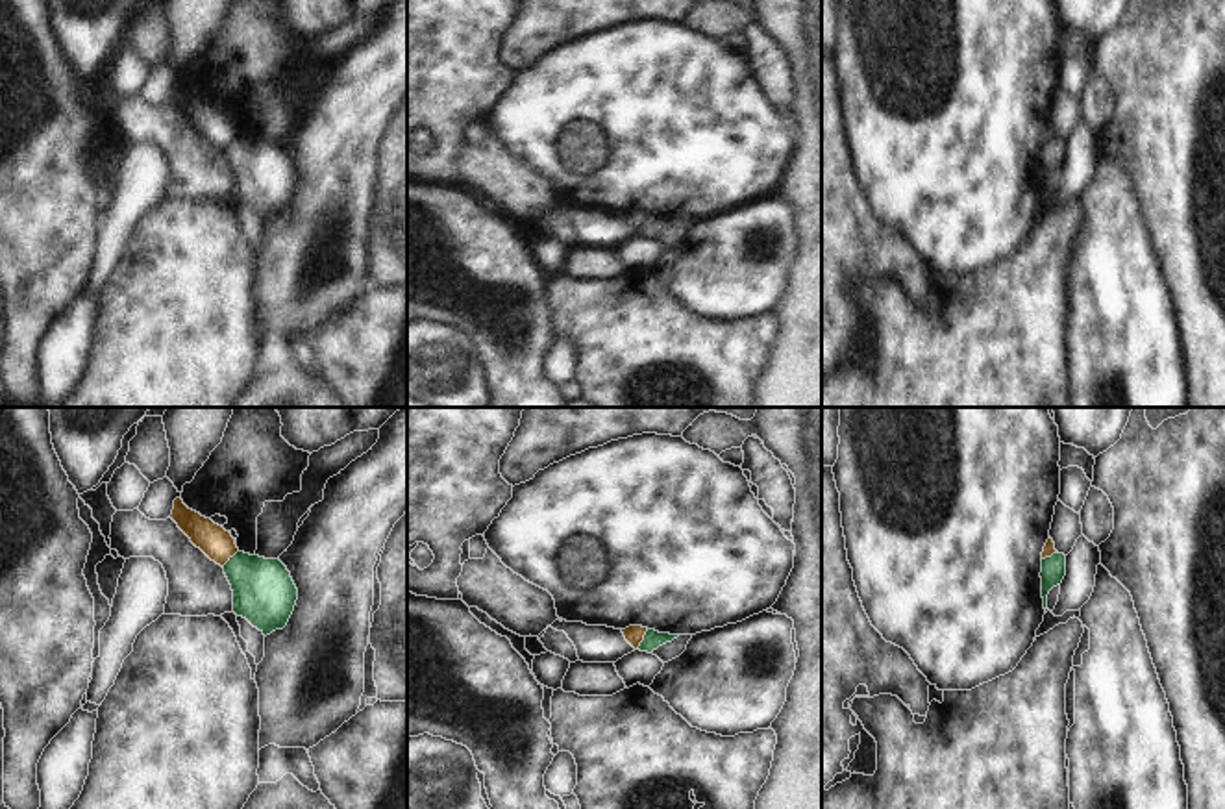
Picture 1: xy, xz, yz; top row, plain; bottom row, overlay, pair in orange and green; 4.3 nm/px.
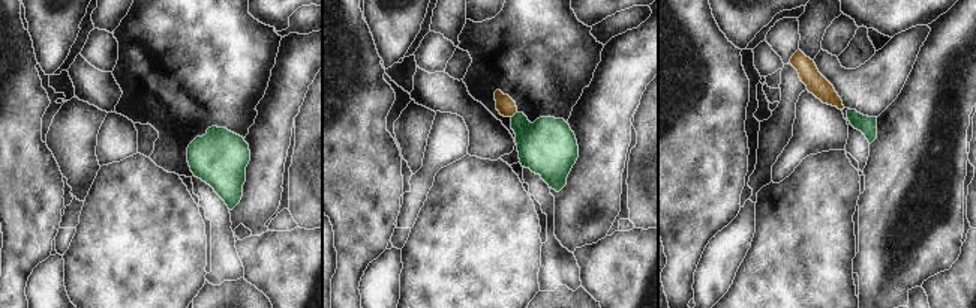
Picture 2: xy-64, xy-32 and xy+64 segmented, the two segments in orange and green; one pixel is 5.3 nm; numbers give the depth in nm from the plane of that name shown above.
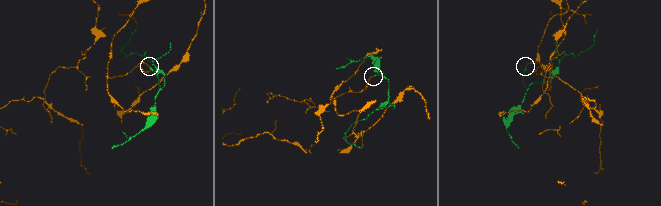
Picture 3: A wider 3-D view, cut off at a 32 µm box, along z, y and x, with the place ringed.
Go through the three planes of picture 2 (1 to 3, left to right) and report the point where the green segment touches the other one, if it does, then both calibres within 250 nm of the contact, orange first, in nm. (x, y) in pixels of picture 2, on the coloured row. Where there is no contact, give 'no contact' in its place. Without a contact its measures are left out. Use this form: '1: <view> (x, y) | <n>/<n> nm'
1: no contact
2: xy-32 (514, 113) | 100/300 nm
3: no contact

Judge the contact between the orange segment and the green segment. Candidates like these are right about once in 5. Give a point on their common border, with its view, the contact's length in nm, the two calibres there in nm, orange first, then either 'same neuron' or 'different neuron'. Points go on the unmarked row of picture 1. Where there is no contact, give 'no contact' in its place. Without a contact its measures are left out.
meets orange in xz at (643, 224); contact 100 nm long; 80 nm thick on the orange side, 80 nm on the other; different neuron

